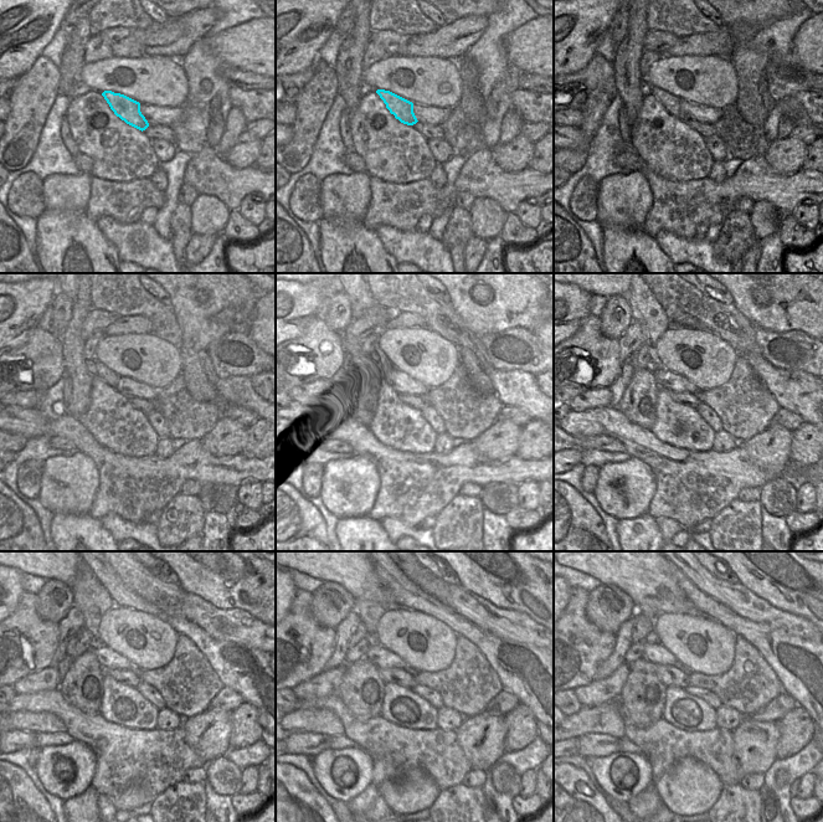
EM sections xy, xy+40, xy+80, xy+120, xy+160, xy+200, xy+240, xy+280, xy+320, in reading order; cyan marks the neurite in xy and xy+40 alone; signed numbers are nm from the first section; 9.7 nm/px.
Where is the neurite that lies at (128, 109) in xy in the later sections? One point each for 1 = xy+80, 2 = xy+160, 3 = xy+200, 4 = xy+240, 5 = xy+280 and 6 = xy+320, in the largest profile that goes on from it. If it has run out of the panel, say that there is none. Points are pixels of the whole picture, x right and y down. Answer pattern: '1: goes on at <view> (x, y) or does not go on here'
1: goes on at xy+80 (670, 102)
2: goes on at xy+160 (382, 366)
3: goes on at xy+200 (646, 309)
4: goes on at xy+240 (89, 596)
5: goes on at xy+280 (370, 612)
6: goes on at xy+320 (653, 620)

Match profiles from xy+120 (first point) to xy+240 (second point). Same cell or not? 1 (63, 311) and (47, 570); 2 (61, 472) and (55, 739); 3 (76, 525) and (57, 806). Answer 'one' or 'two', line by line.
1: two
2: two
3: two

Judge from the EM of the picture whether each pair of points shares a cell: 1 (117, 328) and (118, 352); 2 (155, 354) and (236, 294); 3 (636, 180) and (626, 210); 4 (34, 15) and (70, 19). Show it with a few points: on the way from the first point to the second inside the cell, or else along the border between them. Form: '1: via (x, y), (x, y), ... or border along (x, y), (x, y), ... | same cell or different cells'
1: border along (145, 333), (114, 333), (106, 335) | different cells
2: border along (178, 349), (181, 371) | different cells
3: via (633, 188), (626, 203) | same cell
4: border along (67, 13), (60, 26) | different cells

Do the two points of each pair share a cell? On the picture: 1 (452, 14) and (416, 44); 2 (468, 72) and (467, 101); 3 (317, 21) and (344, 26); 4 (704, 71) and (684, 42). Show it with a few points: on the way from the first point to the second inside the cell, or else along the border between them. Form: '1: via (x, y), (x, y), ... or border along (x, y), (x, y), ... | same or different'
1: border along (474, 15), (464, 15), (446, 24) | different
2: via (469, 80), (469, 93) | same
3: border along (341, 13), (334, 29) | different
4: border along (664, 56), (724, 56) | different

